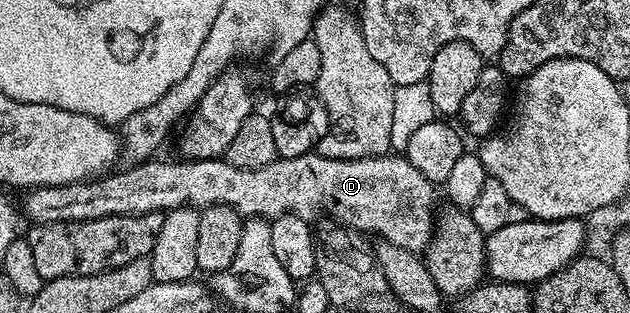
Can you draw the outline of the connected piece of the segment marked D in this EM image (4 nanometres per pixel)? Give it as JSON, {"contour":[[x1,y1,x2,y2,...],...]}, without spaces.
{"contour":[[312,152,305,156,293,156,292,158,278,157,273,164,265,164,265,168,253,168,252,170,233,168,233,164,229,164,223,158,210,158,209,160,178,160,179,162,155,161,156,160,137,162,128,165,128,170,116,169,114,172,107,172,102,176,88,178,86,182,74,182,73,184,61,184,60,186,37,186,28,189,26,191,27,199,21,202,21,213,28,223,40,226,41,224,57,224,58,222,97,220,98,218,113,216,114,214,117,216,137,216,138,214,148,214,149,212,157,212,158,210,166,212,184,208,202,208,204,206,228,206,247,218,265,218,268,220,280,218,283,214,296,214,298,218,315,220,320,217,318,214,324,210,324,212,327,213,324,215,326,215,328,219,341,222,344,226,350,226,352,230,360,231,367,236,379,234,375,236,378,236,384,242,401,244,401,248,409,248,416,252,426,251,427,245,431,242,431,235,434,234,437,225,437,206,435,210,436,183,430,182,425,176,421,176,421,172,417,172,417,168,413,168,411,161,399,152,388,152,386,154,378,154,377,156,369,156,368,158,330,158,329,156,321,156,317,152]]}

